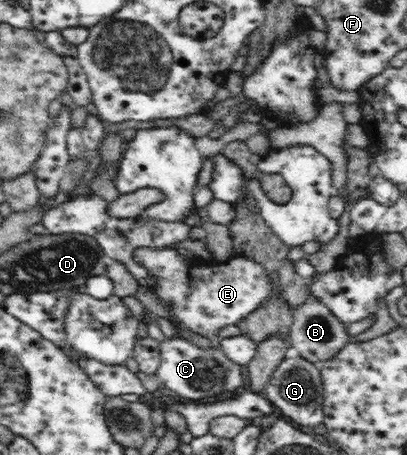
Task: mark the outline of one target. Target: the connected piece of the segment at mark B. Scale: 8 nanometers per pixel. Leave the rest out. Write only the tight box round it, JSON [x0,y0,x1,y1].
[288,294,355,362]

